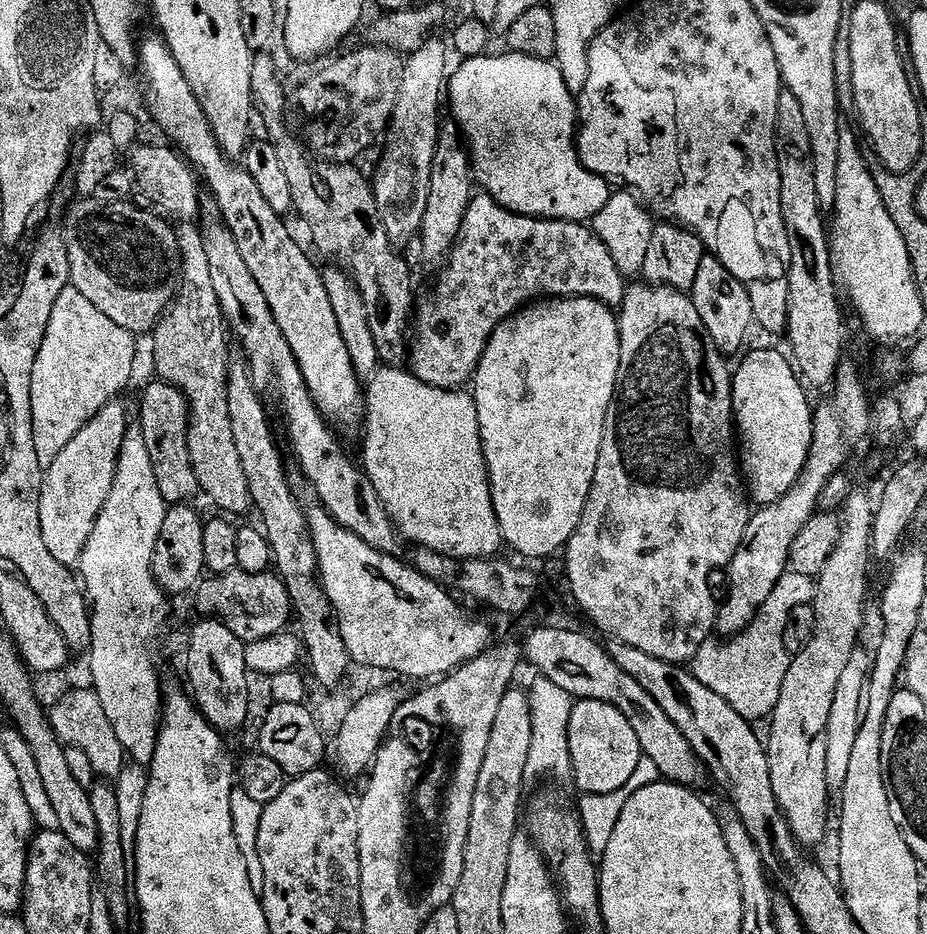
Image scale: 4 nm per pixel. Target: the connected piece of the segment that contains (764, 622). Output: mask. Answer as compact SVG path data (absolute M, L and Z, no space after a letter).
M785 571L784 577L772 588L759 612L752 618L751 624L739 633L737 640L729 644L700 645L690 664L692 675L702 682L714 694L718 694L744 720L757 722L771 717L774 706L778 702L778 694L782 690L782 682L786 678L786 670L792 665L792 656L784 644L784 627L792 617L792 611L801 606L808 606L815 601L817 585L813 577Z

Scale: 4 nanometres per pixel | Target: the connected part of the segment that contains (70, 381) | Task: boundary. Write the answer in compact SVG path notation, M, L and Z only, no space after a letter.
M76 288L64 289L63 297L54 302L54 314L50 314L30 378L32 438L37 465L52 464L66 442L70 442L98 410L121 395L119 392L132 380L136 340L133 333L110 322L94 302L82 298Z

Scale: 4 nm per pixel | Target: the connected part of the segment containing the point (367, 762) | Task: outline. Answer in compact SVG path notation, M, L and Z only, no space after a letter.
M399 682L368 694L351 706L338 735L325 743L324 759L327 769L339 779L349 782L361 778L371 769L381 742L389 733L389 726L402 704L409 703L412 690L407 683Z

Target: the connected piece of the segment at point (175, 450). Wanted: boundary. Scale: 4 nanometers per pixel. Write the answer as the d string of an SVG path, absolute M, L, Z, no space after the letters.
M159 378L153 379L153 384L148 384L144 388L144 393L140 396L140 425L138 425L138 431L141 436L144 437L146 442L146 450L150 450L150 462L154 466L154 478L158 480L158 491L162 494L164 503L171 506L173 504L186 504L189 503L193 498L192 495L197 495L198 489L196 486L196 475L192 469L192 463L190 462L190 454L188 453L188 402L180 393L178 388L175 388L172 384L168 384L164 380Z

